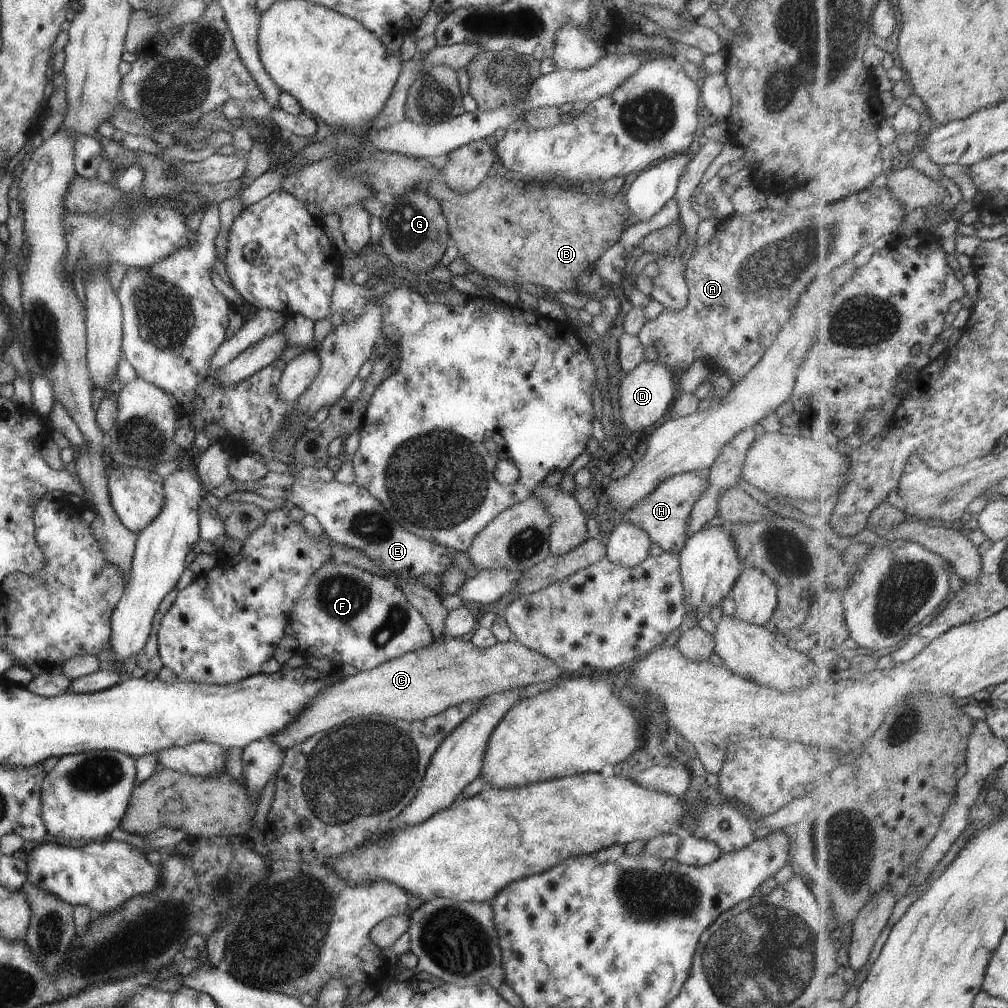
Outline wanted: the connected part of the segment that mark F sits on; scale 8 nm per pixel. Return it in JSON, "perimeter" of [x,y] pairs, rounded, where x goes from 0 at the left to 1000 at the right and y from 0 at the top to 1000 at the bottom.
{"perimeter":[[[324,557],[318,561],[314,565],[309,569],[305,579],[301,582],[299,589],[293,596],[291,602],[289,602],[287,609],[287,619],[293,627],[295,648],[298,649],[303,655],[307,651],[312,651],[313,653],[321,652],[326,656],[330,657],[333,662],[337,663],[339,659],[348,659],[350,663],[354,663],[356,666],[363,666],[375,659],[384,657],[389,653],[395,652],[396,650],[402,649],[406,646],[411,646],[425,639],[428,639],[431,635],[431,631],[424,621],[424,618],[420,615],[420,612],[414,605],[412,605],[403,594],[403,591],[398,587],[398,584],[391,579],[390,576],[386,575],[384,572],[378,572],[376,570],[370,570],[361,566],[360,564],[355,564],[353,562],[347,561],[346,559],[330,559]]]}

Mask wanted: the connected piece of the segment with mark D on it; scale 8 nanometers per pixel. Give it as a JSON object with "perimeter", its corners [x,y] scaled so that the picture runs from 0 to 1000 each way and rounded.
{"perimeter":[[[652,357],[636,358],[628,367],[620,370],[620,374],[613,381],[614,399],[617,416],[616,422],[621,431],[635,428],[646,423],[656,415],[664,405],[664,400],[671,394],[670,372]]]}

